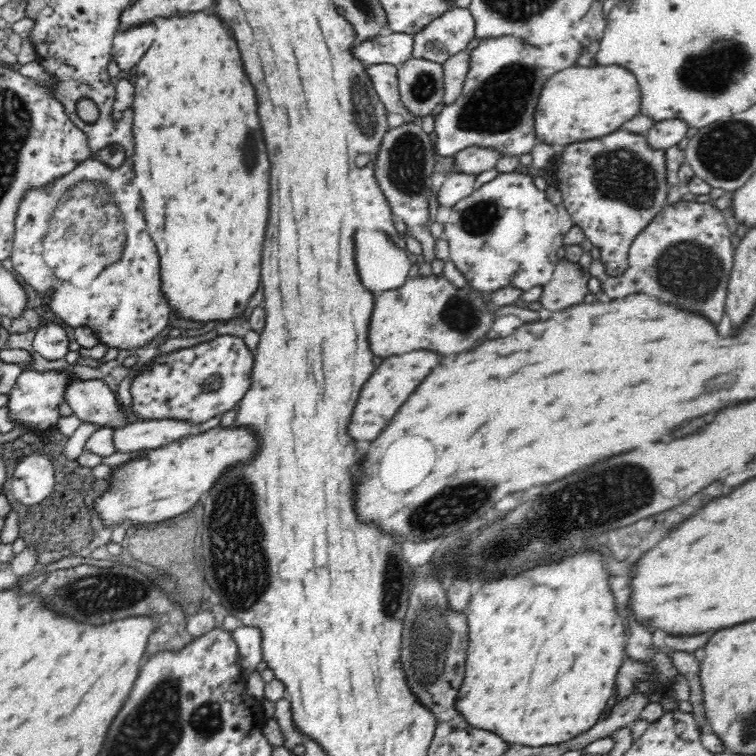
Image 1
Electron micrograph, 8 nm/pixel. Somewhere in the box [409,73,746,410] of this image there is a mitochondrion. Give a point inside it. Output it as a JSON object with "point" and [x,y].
{"point":[691,273]}

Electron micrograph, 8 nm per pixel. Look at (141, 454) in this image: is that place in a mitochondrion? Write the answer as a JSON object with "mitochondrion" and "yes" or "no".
{"mitochondrion":"no"}

